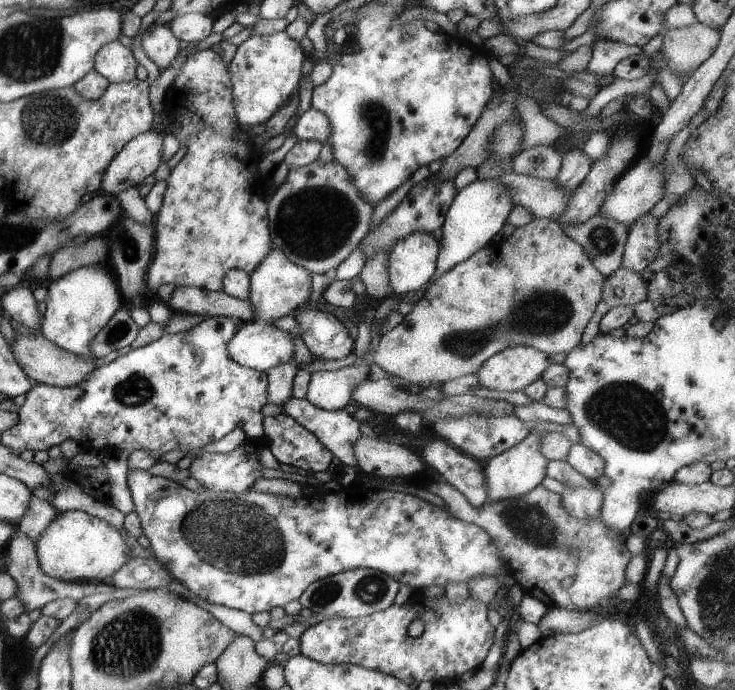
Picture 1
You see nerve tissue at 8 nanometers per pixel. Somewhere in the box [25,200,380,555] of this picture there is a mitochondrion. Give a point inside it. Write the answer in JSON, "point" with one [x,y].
{"point":[130,247]}

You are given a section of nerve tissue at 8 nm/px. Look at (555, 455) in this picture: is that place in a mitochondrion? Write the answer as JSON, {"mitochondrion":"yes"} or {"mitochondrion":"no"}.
{"mitochondrion":"no"}

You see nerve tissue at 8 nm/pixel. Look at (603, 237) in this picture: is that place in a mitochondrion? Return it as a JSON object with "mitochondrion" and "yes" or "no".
{"mitochondrion":"yes"}

